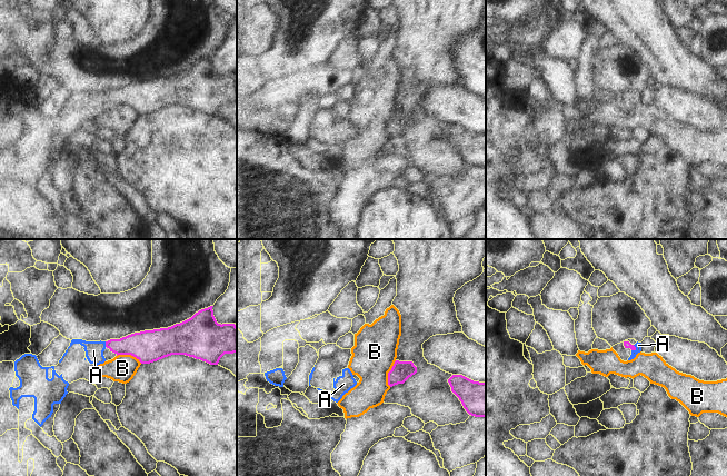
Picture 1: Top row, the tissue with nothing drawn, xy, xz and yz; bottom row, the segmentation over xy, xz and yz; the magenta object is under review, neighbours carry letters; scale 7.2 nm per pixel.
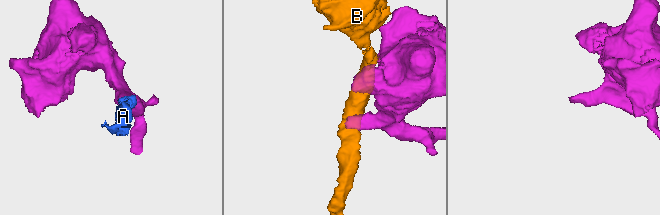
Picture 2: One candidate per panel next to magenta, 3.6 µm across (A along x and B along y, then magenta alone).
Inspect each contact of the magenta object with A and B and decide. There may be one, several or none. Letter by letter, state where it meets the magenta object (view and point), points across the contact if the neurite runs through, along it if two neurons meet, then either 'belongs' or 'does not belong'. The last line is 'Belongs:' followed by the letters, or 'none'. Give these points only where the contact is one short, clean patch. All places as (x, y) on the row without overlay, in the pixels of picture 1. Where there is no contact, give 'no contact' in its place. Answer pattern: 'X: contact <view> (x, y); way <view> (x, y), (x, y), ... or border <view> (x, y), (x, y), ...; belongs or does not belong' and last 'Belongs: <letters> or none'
A: contact xy (106, 95); way xy (140, 96), (106, 95), (93, 101); belongs
B: contact xz (388, 125); border xz (396, 111), (388, 124), (389, 137); does not belong
Belongs: A

